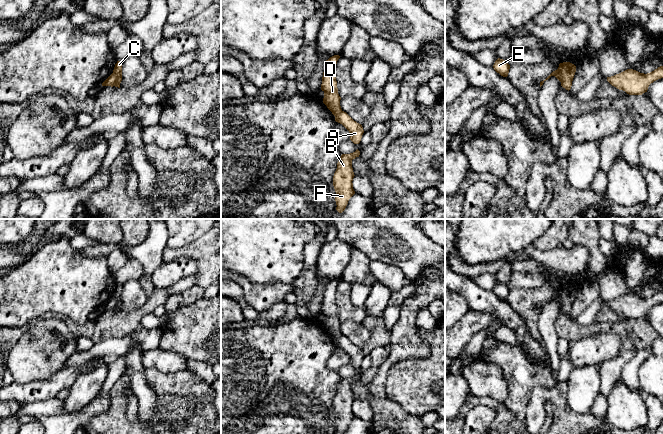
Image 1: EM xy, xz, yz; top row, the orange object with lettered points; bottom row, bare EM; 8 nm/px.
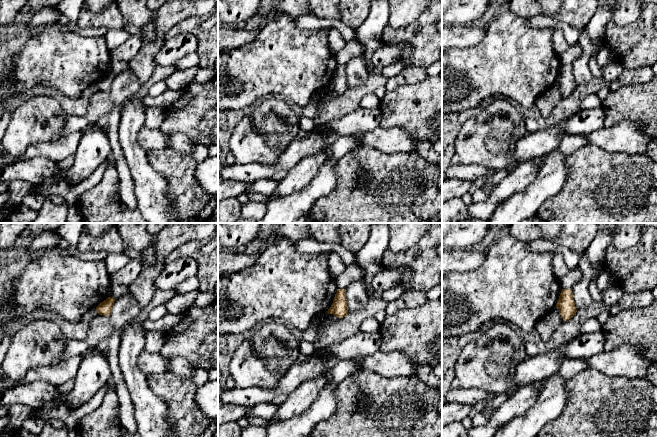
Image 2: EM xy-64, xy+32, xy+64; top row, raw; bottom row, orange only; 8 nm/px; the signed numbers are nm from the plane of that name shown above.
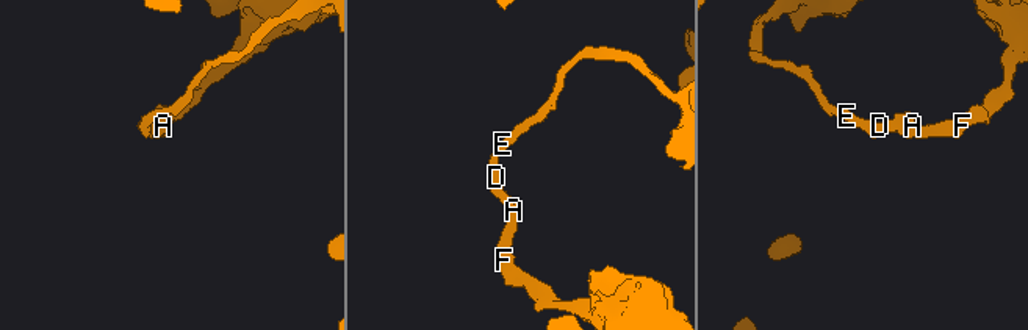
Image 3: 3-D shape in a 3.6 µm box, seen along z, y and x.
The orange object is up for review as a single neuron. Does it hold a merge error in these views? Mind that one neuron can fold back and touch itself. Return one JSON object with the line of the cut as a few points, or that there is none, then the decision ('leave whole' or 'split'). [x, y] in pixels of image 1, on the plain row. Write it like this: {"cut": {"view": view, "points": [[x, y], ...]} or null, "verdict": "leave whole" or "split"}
{"cut": {"view": "xy", "points": [[112, 297], [115, 301], [114, 309]]}, "verdict": "split"}

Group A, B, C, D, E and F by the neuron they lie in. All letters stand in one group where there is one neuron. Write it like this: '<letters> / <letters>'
A B C F / D E

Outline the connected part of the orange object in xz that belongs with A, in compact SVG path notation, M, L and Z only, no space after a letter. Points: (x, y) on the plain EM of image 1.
M340 335L335 341L335 345L342 348L350 357L350 364L354 368L359 368L364 357L361 348L354 345L346 336Z

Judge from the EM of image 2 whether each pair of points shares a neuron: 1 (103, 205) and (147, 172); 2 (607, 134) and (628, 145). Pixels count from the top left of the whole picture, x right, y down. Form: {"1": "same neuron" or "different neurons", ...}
{"1": "different neurons", "2": "same neuron"}

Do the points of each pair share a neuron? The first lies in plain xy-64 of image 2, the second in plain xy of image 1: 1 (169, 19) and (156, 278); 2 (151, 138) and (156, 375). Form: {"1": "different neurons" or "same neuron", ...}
{"1": "different neurons", "2": "different neurons"}

